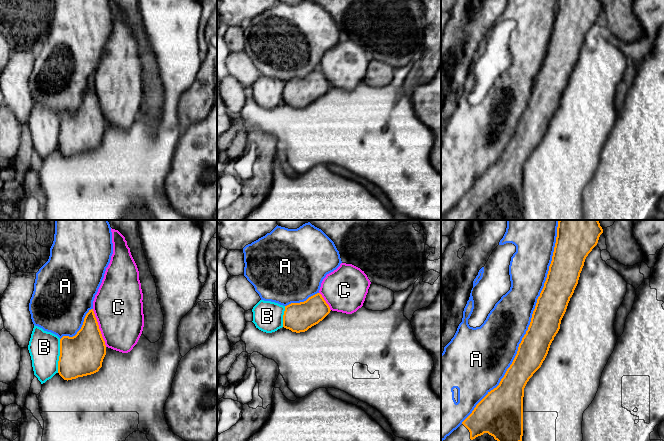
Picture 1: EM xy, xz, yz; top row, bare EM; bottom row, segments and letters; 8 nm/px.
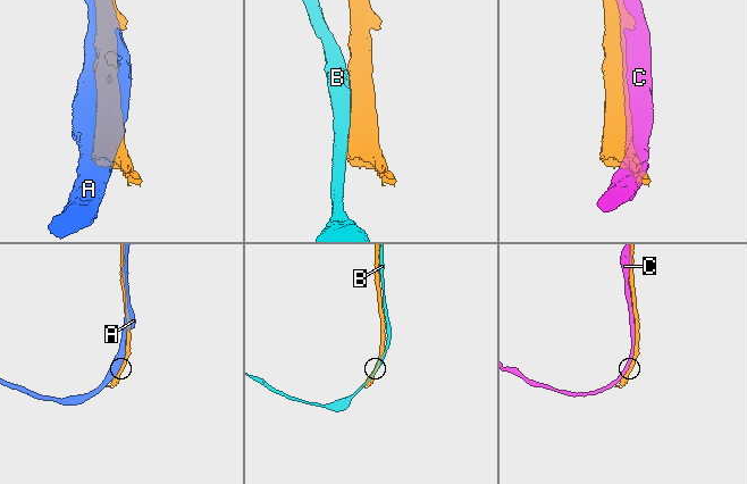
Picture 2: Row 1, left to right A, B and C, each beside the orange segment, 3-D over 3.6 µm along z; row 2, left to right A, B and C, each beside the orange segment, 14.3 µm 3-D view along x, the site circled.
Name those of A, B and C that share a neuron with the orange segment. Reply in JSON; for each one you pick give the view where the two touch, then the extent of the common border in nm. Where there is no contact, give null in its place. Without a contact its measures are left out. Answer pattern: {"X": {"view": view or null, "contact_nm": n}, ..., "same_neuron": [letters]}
{"same_neuron": []}

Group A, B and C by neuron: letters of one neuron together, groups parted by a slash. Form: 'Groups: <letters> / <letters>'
Groups: A / B / C

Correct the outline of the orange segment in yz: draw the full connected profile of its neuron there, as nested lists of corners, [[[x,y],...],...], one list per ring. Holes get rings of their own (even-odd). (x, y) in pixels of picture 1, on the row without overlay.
[[[558,0],[547,54],[512,140],[499,161],[441,220],[521,219],[524,164],[545,136],[585,35],[602,9],[600,0]]]

